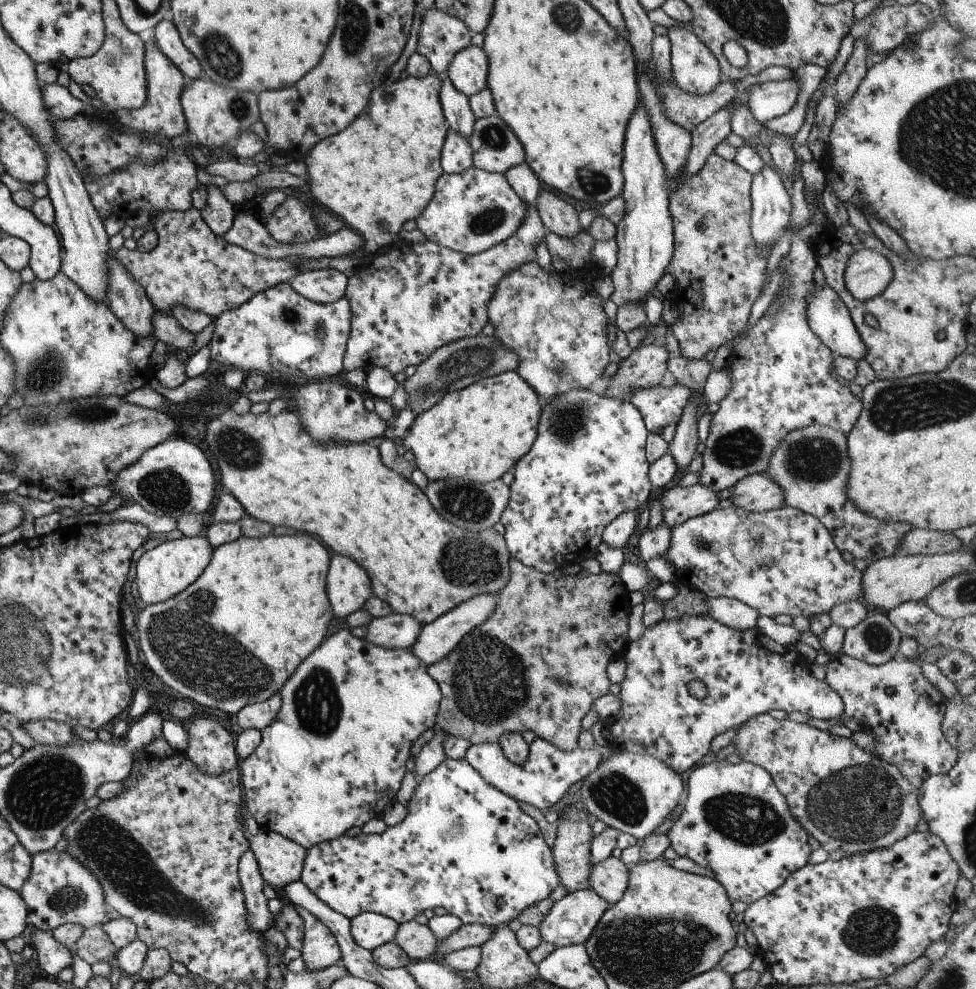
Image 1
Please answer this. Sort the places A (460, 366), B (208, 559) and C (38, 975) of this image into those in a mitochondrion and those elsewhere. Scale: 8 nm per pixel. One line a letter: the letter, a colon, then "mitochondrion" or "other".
A: mitochondrion
B: other
C: other

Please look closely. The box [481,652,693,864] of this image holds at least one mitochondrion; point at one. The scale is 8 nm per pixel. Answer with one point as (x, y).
(616, 793)

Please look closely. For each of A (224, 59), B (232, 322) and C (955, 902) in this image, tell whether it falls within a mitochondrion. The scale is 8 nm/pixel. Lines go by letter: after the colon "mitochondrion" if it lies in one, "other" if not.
A: mitochondrion
B: other
C: other

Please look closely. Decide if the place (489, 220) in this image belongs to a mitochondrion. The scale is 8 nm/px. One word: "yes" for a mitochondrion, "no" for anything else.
yes

